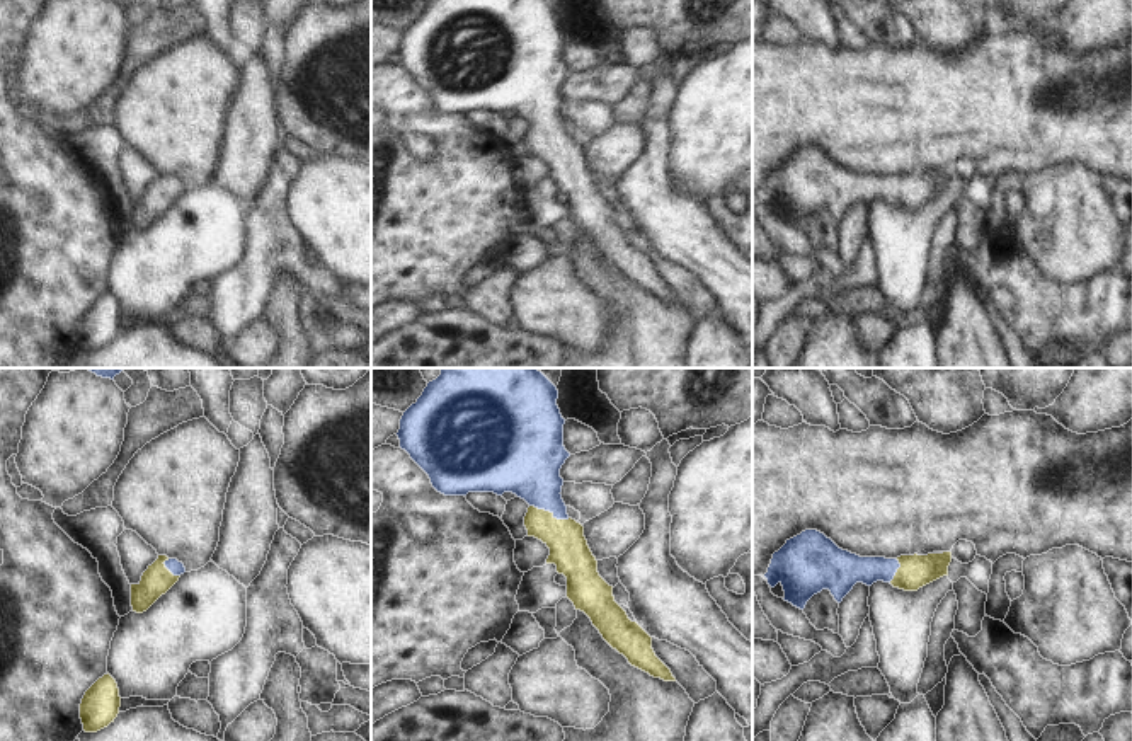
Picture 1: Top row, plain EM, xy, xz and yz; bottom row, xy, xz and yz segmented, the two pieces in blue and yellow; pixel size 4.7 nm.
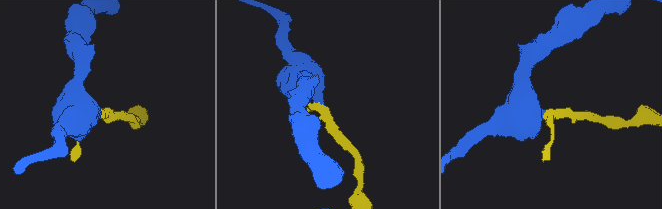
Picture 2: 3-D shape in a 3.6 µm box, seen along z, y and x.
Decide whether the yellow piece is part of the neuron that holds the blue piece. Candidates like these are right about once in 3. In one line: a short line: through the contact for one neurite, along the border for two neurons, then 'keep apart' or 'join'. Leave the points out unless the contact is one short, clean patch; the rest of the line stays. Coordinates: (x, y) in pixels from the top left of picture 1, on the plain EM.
line xz (528, 82), (550, 130), (550, 142), (569, 169); join

